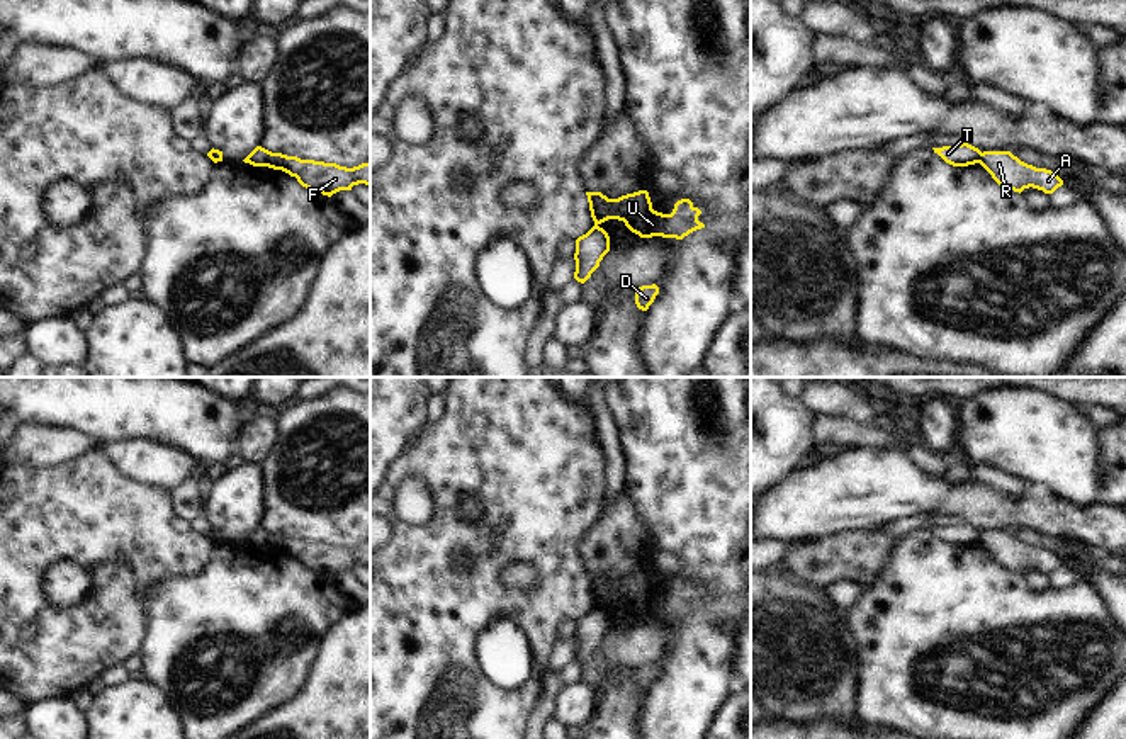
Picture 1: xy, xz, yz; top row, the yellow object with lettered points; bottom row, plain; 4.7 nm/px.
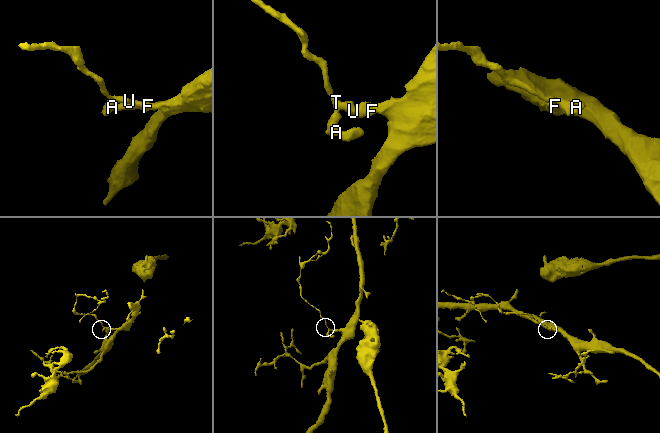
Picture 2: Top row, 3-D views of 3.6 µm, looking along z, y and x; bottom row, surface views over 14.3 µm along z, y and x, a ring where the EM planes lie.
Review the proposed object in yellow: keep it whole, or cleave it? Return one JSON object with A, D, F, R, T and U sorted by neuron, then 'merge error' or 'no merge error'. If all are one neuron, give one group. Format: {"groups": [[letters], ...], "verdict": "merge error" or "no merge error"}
{"groups": [["A", "D", "R"], ["F", "T", "U"]], "verdict": "merge error"}

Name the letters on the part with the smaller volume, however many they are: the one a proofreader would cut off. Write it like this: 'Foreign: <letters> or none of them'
Foreign: A, D, R

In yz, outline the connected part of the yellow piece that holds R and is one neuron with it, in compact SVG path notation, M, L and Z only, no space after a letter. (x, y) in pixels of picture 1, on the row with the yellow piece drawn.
M983 151L978 163L999 185L1019 194L1029 187L1053 194L1063 185L1063 180L1051 170L1027 165L1011 151Z

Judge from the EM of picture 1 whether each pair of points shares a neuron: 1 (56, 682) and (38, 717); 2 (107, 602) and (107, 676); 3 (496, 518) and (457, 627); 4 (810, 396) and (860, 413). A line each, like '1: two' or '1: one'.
1: two
2: two
3: one
4: one

